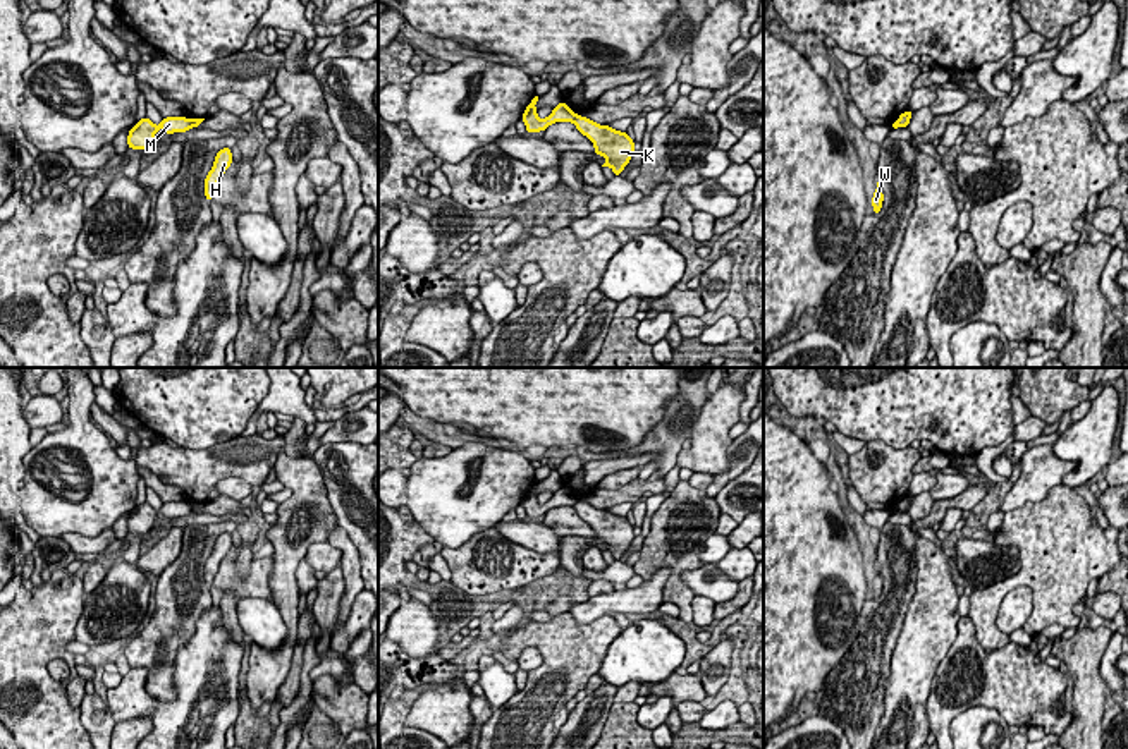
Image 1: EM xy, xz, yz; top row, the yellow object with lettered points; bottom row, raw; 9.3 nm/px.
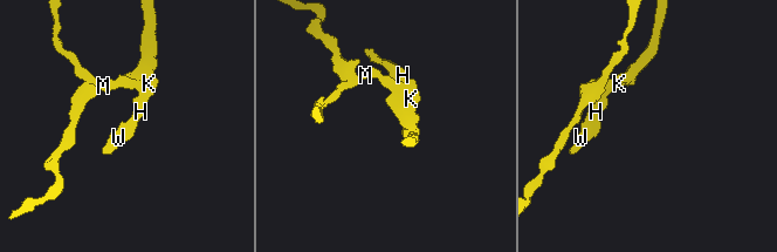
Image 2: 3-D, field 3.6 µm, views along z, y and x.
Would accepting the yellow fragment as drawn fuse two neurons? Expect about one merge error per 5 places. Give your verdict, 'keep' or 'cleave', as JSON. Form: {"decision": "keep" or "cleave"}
{"decision": "cleave"}

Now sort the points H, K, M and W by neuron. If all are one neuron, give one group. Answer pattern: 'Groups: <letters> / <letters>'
Groups: H K W / M

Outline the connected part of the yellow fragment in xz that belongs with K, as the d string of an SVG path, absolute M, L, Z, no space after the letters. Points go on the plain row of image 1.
M578 500L573 508L593 527L593 539L600 539L607 545L602 551L610 551L614 560L621 560L634 539L634 526L628 521L628 517L595 508L593 505L581 500Z

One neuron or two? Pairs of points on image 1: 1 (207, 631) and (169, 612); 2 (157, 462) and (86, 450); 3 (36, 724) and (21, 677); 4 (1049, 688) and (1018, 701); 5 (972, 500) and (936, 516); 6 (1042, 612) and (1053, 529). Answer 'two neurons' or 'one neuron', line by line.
1: two neurons
2: two neurons
3: one neuron
4: one neuron
5: one neuron
6: one neuron

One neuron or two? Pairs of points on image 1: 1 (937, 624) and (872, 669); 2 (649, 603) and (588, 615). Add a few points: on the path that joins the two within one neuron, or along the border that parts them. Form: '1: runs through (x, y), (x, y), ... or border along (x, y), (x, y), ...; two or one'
1: border along (905, 619), (891, 655), (889, 677), (882, 696); two
2: runs through (633, 603), (604, 605); one

